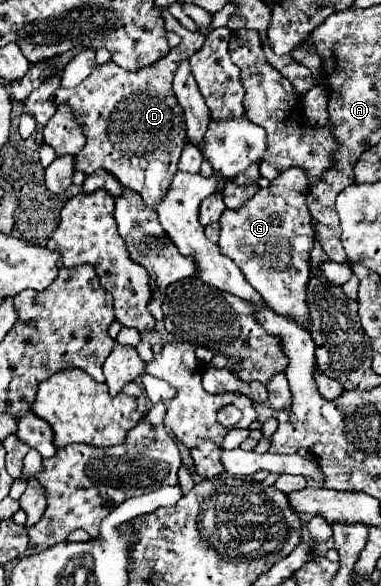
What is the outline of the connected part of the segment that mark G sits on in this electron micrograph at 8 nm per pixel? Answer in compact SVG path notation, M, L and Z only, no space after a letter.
M299 168L285 170L269 188L259 188L257 196L239 208L237 212L225 210L219 218L221 254L229 256L245 274L247 282L261 294L261 298L283 316L295 316L299 324L307 328L307 304L305 304L305 280L309 280L309 252L313 248L313 230L311 230L311 214L307 210L307 180Z

